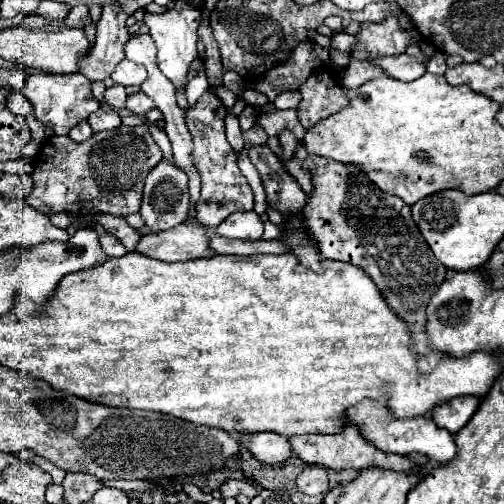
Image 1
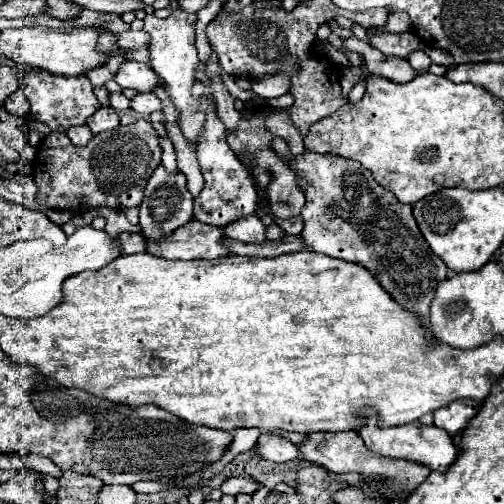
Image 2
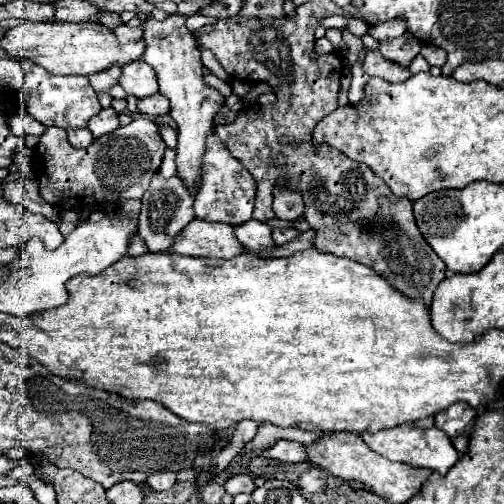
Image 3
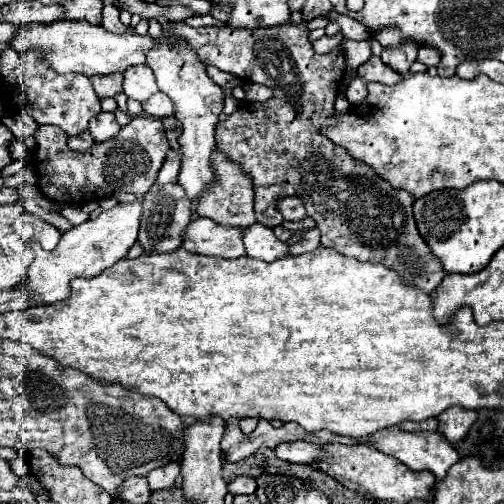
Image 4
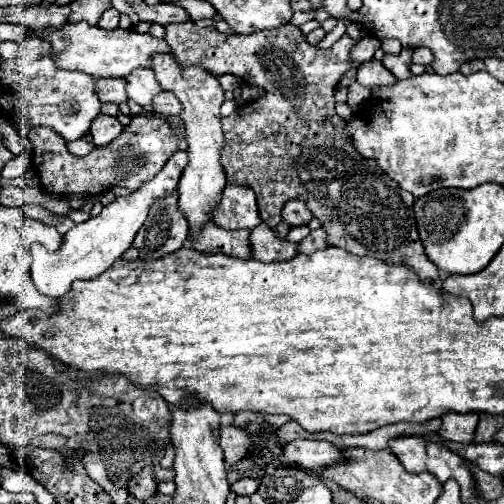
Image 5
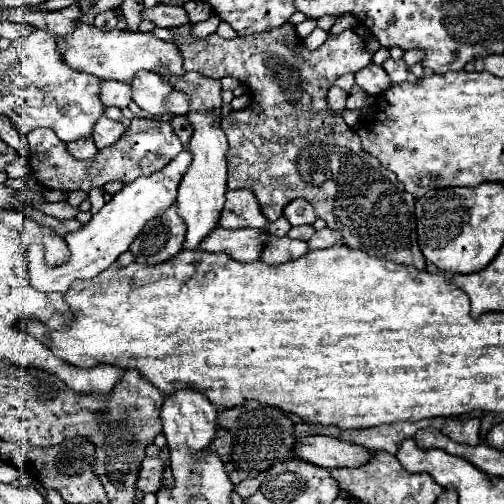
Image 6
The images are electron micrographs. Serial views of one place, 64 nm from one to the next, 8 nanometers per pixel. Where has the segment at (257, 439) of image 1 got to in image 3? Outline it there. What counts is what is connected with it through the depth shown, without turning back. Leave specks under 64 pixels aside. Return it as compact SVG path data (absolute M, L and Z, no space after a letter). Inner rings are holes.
M278 440L274 446L270 446L268 456L280 462L304 462L306 460L306 452L304 452L304 444L298 442L290 442L290 440Z

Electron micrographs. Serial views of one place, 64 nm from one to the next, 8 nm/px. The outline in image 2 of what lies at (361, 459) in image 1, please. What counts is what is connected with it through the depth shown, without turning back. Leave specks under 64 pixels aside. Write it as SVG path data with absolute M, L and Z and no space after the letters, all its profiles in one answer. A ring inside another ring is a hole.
M350 430L350 432L338 432L338 434L330 434L330 432L316 432L306 436L306 442L298 444L300 454L304 460L318 464L330 472L336 474L346 474L346 472L358 472L360 476L368 476L368 478L386 478L392 482L392 500L404 500L420 482L424 482L430 474L428 468L424 468L422 464L412 464L410 460L392 460L386 456L380 456L372 450L366 448L364 440L358 436L358 432Z

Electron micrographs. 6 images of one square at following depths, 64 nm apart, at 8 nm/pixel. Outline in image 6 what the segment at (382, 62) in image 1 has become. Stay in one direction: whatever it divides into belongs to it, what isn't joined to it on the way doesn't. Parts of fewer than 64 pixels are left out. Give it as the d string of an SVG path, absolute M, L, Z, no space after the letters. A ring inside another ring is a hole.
M368 64L366 68L362 68L360 72L356 72L356 84L370 96L378 96L380 92L384 92L390 86L388 74L384 72L382 66L378 64Z

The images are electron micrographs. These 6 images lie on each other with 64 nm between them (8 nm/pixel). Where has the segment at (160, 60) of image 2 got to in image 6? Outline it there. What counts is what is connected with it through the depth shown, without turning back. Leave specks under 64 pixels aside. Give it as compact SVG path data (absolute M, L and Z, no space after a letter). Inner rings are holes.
M186 72L184 76L162 76L166 84L172 84L174 90L184 92L190 100L190 110L186 112L186 118L190 126L194 128L188 150L192 154L192 164L188 166L188 172L184 174L180 186L178 186L178 216L188 224L184 248L196 250L198 244L216 228L220 210L224 206L224 192L226 192L226 152L228 142L220 128L220 106L222 106L222 88L220 80L208 78L200 72Z

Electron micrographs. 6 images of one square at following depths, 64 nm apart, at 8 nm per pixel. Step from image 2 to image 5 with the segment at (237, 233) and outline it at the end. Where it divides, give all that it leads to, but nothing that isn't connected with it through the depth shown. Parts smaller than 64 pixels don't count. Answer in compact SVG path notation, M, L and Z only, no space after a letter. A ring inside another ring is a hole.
M258 224L252 232L252 258L260 262L282 262L296 256L298 244L278 238L272 228L266 224Z

